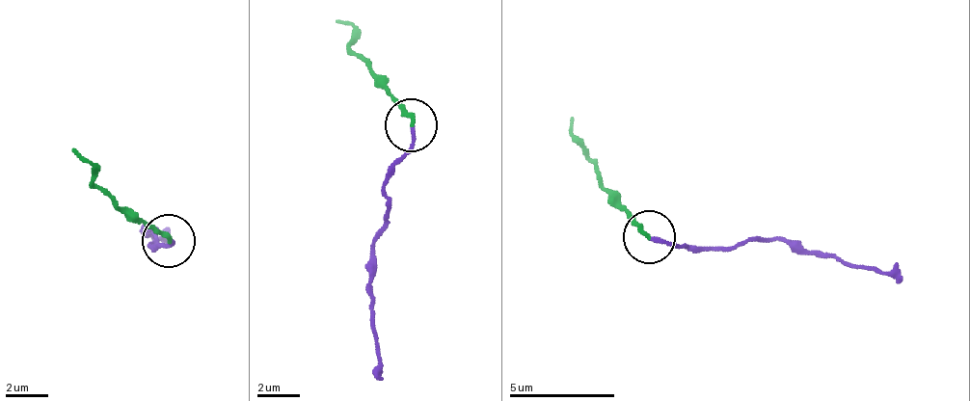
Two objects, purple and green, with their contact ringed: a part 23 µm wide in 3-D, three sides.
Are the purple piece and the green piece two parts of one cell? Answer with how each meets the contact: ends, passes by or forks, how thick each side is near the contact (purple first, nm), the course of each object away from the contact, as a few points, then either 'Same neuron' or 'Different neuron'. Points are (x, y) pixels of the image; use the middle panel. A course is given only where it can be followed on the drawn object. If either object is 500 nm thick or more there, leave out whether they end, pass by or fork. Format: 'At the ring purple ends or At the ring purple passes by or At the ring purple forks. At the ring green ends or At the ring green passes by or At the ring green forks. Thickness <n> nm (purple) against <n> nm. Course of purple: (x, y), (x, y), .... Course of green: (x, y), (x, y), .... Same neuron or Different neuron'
At the ring purple ends. At the ring green ends. Thickness 160 nm (purple) against 200 nm. Course of purple: (413, 123), (412, 150), (384, 188), (386, 228), (374, 271), (381, 381). Course of green: (413, 123), (369, 64), (348, 25), (335, 22). Same neuron

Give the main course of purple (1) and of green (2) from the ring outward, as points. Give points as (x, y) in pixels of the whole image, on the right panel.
1: (648, 235), (714, 248), (755, 238), (798, 243), (902, 282)
2: (648, 235), (600, 185), (572, 134), (574, 116)

